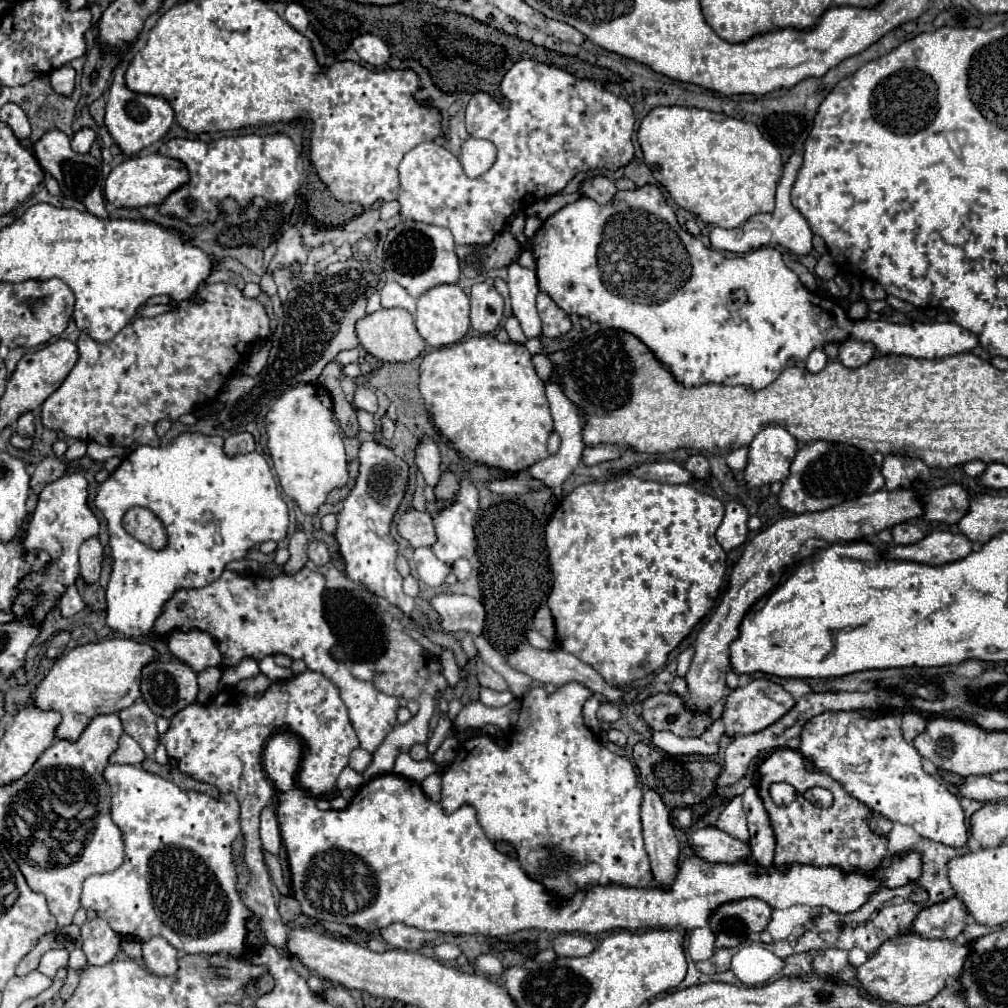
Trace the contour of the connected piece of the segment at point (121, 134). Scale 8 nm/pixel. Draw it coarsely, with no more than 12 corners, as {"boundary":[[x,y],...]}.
{"boundary":[[112,74],[106,128],[126,156],[158,142],[174,122],[168,100],[128,90]]}

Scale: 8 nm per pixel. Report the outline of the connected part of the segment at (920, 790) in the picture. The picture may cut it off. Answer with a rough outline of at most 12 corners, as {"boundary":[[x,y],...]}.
{"boundary":[[822,712],[800,754],[922,838],[964,846],[958,798],[900,714]]}

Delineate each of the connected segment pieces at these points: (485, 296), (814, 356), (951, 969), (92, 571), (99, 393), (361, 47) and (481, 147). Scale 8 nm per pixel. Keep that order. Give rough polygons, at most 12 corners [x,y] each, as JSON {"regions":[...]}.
{"regions":[[[474,284],[470,320],[480,334],[492,334],[504,316],[494,286]],[[814,350],[806,360],[806,370],[816,374],[828,364],[824,350]],[[914,932],[886,940],[856,978],[918,1006],[962,974],[970,948]],[[90,538],[80,546],[80,576],[94,584],[100,576],[102,544]],[[258,300],[138,318],[78,362],[42,426],[130,450],[218,396],[270,332]],[[360,34],[352,46],[364,62],[382,66],[388,46],[374,34]],[[468,138],[459,157],[466,176],[478,178],[496,162],[490,140]]]}

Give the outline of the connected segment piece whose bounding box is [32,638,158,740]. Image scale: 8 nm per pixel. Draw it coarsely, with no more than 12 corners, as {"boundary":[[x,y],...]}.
{"boundary":[[112,638],[54,662],[32,694],[76,740],[142,696],[148,642]]}

